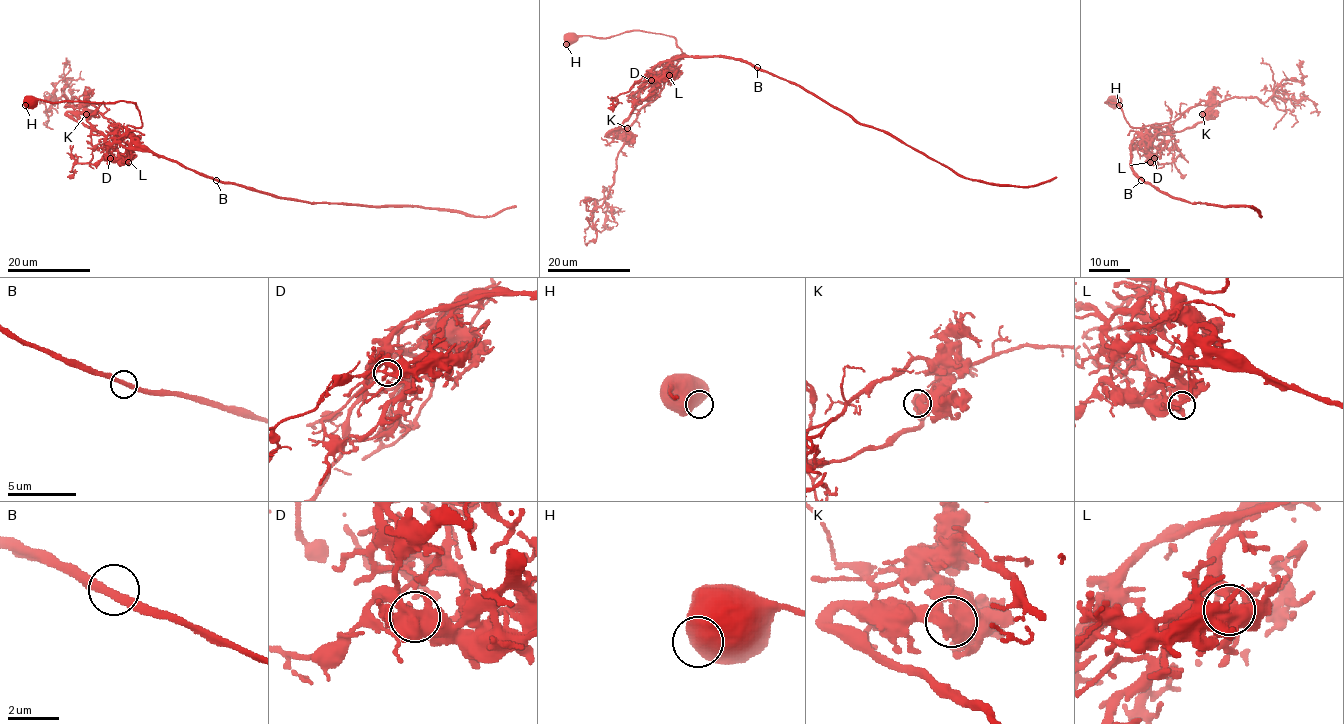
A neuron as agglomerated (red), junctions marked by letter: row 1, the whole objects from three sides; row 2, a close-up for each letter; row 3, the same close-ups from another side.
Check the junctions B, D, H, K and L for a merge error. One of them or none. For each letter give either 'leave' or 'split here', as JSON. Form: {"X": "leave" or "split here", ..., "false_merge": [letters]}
{"B": "leave", "D": "split here", "H": "leave", "K": "leave", "L": "leave", "false_merge": ["D"]}

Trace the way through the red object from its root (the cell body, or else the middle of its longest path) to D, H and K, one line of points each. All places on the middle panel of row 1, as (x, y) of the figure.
D: (756, 68), (732, 58), (681, 56), (673, 59), (657, 77), (650, 80)
H: (756, 68), (676, 56), (655, 96), (682, 55), (673, 37), (630, 31), (566, 44)
K: (756, 68), (724, 56), (681, 56), (659, 63), (646, 77), (637, 106), (618, 129), (627, 128)

